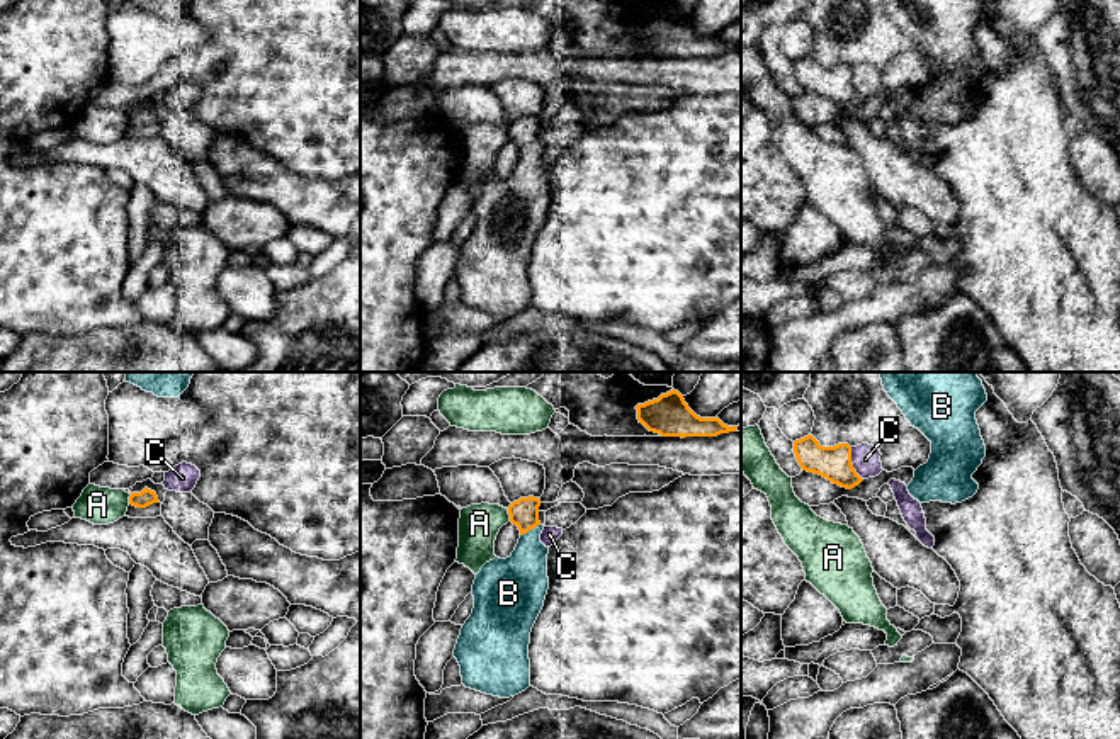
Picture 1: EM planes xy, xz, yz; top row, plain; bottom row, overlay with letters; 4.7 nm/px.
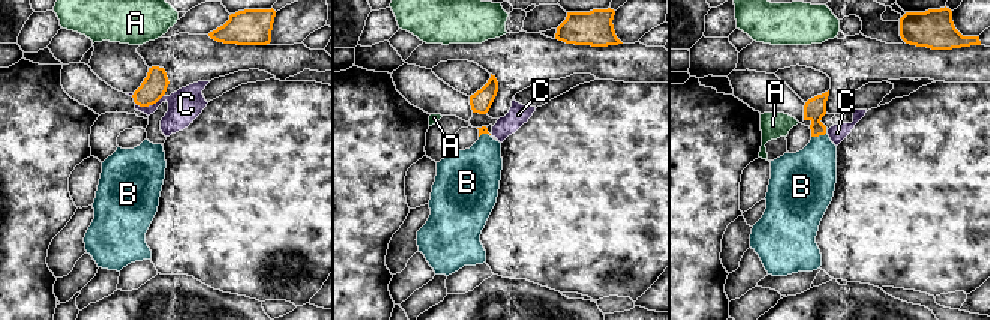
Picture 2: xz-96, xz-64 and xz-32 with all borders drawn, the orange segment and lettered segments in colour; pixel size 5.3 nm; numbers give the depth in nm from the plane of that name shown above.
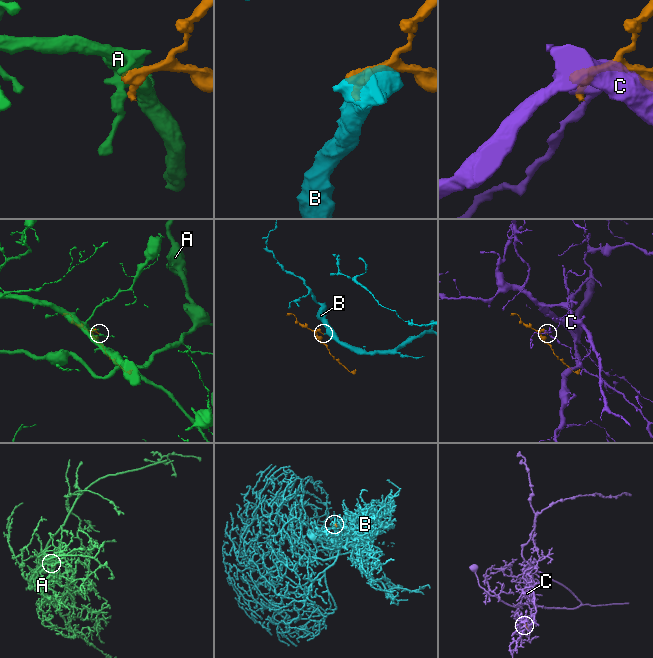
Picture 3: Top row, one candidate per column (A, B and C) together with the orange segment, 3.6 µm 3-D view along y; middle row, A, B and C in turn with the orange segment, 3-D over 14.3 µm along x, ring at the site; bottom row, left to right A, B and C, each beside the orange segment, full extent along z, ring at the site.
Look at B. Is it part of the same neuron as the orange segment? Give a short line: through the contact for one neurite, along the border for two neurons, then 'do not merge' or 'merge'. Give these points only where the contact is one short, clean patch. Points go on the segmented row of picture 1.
merge

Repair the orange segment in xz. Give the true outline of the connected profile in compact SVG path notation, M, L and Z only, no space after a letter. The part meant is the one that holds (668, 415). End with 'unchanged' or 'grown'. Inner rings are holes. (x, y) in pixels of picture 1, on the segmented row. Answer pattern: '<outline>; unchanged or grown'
M675 389L658 399L637 404L636 409L639 423L661 437L717 437L738 430L738 426L724 425L719 418L697 416Z; unchanged

